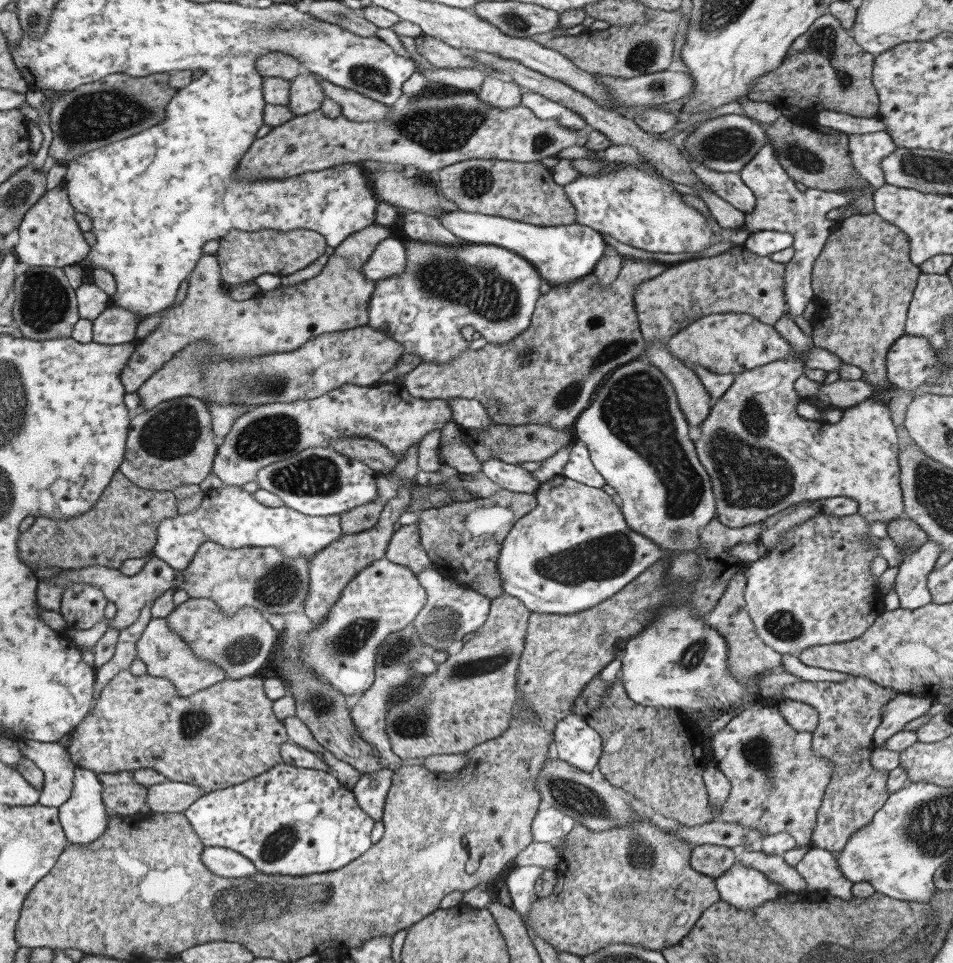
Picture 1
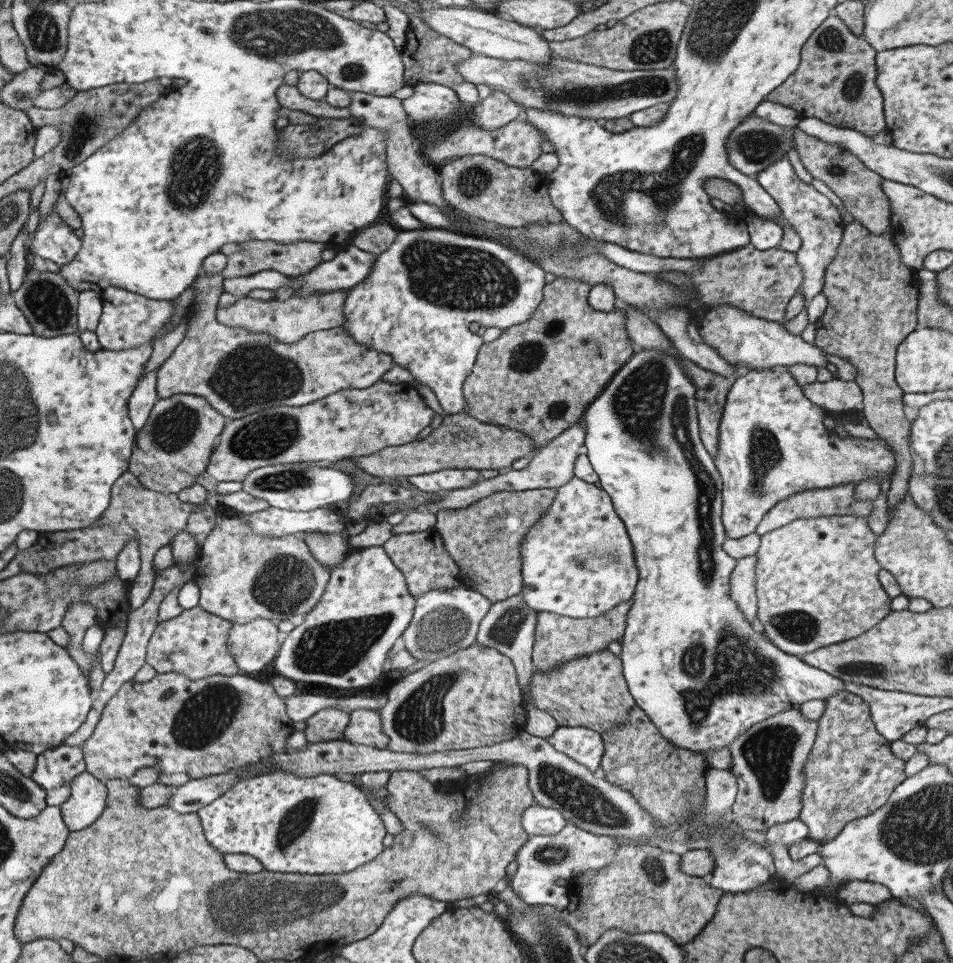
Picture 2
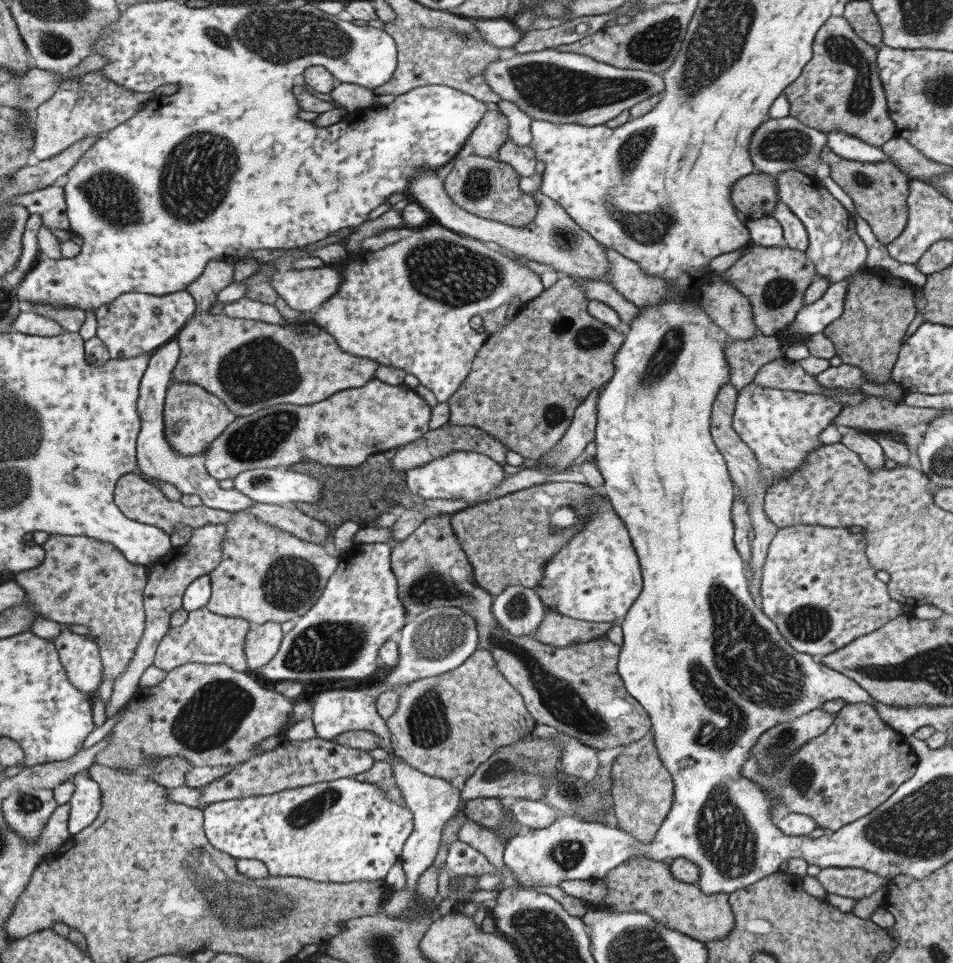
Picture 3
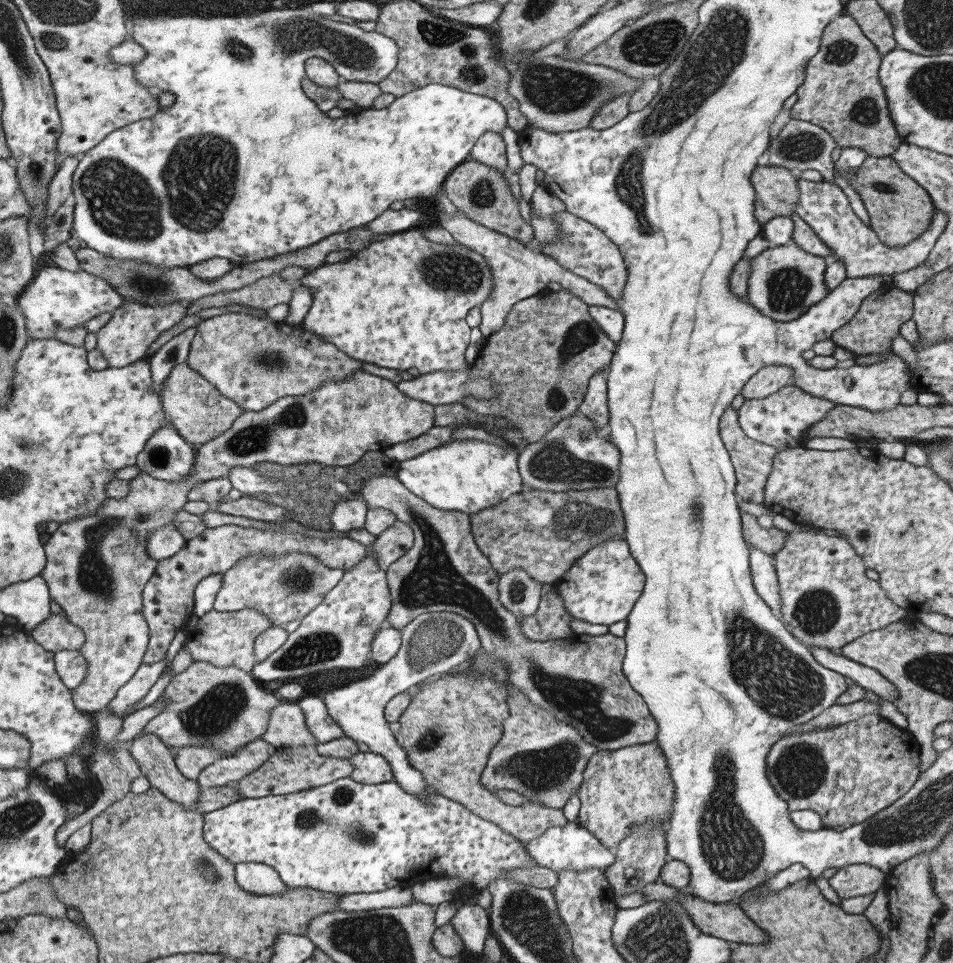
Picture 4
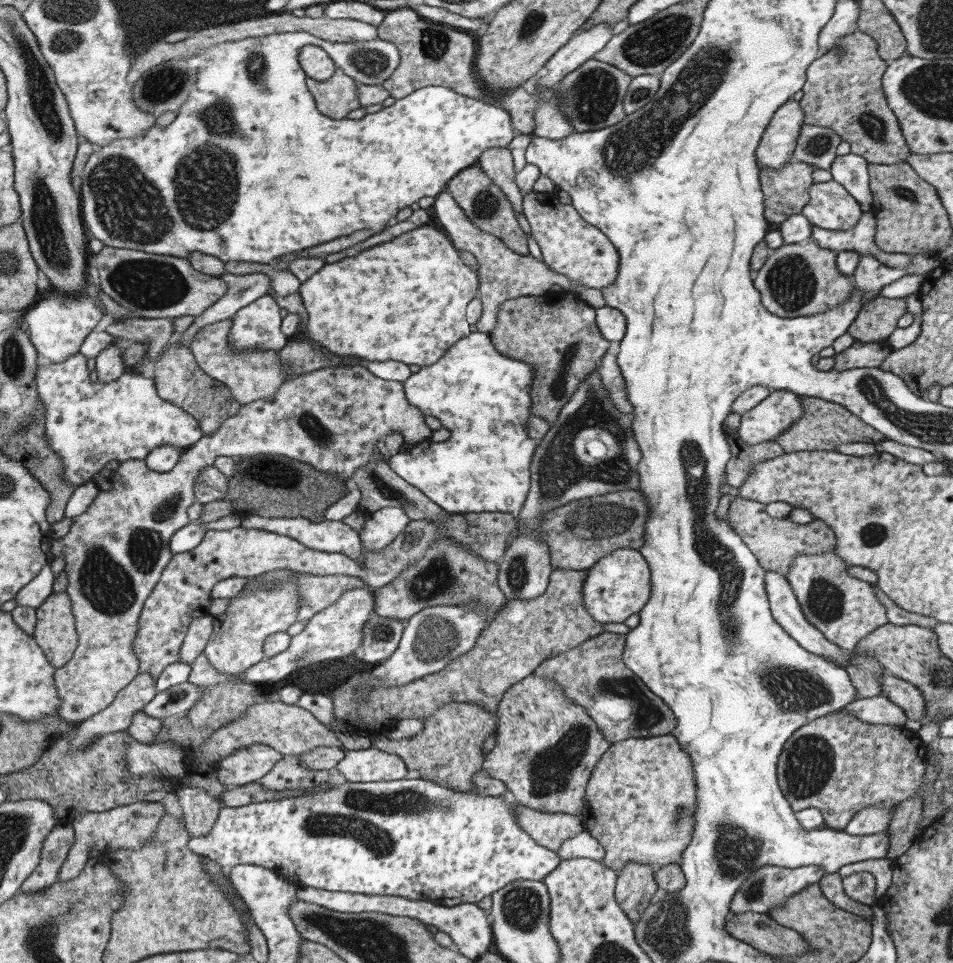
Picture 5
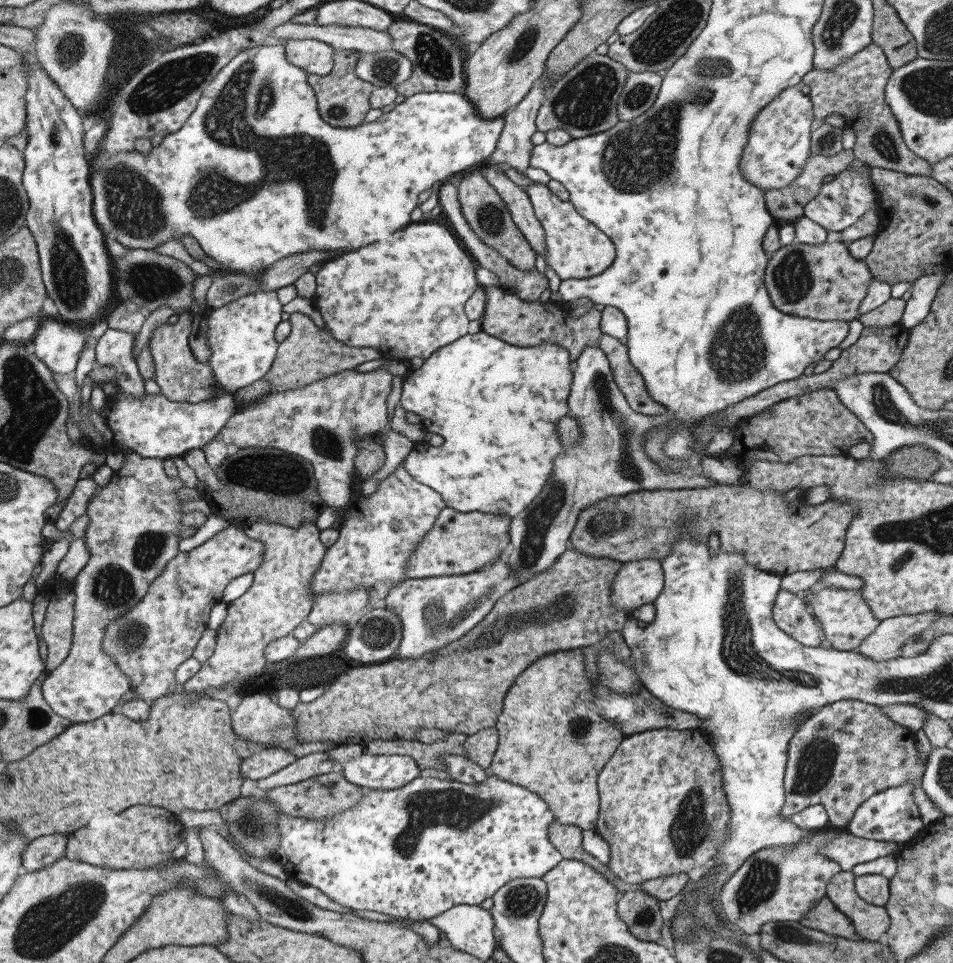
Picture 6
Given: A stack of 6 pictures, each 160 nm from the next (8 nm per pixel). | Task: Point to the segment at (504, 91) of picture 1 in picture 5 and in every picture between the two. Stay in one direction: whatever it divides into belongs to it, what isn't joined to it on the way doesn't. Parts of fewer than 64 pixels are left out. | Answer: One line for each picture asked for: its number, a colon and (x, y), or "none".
2: (497, 109)
3: (490, 132)
4: (488, 149)
5: (496, 163)

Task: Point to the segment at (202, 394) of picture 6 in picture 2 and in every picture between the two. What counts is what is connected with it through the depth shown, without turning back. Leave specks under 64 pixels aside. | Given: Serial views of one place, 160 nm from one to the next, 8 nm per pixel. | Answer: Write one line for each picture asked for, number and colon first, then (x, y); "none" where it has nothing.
2: (174, 446)
3: (192, 417)
4: (198, 412)
5: (177, 379)

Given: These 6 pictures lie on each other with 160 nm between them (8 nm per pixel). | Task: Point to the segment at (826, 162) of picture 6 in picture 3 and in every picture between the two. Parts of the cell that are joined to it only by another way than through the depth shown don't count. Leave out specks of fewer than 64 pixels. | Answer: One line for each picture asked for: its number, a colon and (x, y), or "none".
3: (755, 195)
4: (775, 188)
5: (784, 190)

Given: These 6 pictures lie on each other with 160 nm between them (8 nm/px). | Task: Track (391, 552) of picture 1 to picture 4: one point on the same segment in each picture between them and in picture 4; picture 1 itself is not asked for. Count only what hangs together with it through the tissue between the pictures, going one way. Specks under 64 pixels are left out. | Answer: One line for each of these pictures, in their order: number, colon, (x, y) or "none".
2: (421, 557)
3: (576, 690)
4: (579, 679)

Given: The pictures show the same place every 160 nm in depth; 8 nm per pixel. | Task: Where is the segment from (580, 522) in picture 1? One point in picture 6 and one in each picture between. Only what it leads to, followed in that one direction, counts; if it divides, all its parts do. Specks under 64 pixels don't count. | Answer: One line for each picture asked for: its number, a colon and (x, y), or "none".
2: (577, 561)
3: (595, 577)
4: (602, 585)
5: (617, 586)
6: (638, 582)

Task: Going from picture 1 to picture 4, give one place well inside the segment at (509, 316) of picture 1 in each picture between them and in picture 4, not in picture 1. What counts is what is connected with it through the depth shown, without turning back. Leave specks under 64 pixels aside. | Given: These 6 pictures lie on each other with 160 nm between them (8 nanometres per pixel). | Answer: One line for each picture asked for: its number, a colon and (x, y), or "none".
2: (420, 298)
3: (418, 324)
4: (400, 303)

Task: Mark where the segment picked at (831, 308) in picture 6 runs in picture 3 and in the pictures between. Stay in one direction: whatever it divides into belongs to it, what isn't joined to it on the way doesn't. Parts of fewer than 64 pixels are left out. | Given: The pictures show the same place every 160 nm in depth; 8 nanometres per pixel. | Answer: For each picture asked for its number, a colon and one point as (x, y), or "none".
3: (774, 279)
4: (784, 281)
5: (799, 279)

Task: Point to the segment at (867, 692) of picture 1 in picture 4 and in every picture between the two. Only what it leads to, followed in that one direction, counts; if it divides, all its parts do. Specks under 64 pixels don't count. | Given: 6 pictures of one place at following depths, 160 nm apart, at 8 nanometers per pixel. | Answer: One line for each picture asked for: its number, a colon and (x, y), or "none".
2: (850, 771)
3: (841, 775)
4: (846, 773)

